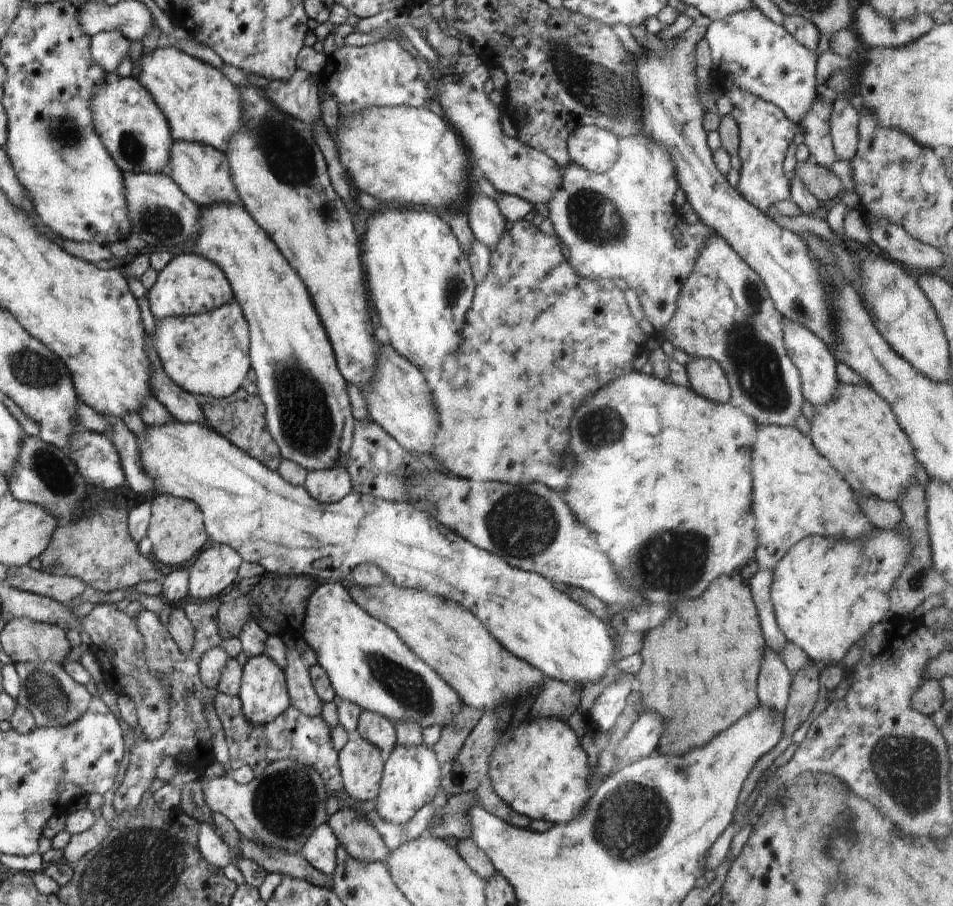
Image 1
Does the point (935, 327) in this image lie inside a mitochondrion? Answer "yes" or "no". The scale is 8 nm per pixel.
no

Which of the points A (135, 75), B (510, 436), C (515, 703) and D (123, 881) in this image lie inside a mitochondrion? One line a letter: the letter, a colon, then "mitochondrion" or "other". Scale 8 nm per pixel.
A: other
B: other
C: other
D: mitochondrion

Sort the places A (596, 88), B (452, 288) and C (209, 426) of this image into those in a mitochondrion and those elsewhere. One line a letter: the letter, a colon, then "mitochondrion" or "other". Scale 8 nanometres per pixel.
A: mitochondrion
B: mitochondrion
C: other

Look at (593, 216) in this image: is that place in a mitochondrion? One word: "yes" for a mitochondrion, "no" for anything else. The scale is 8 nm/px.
yes

